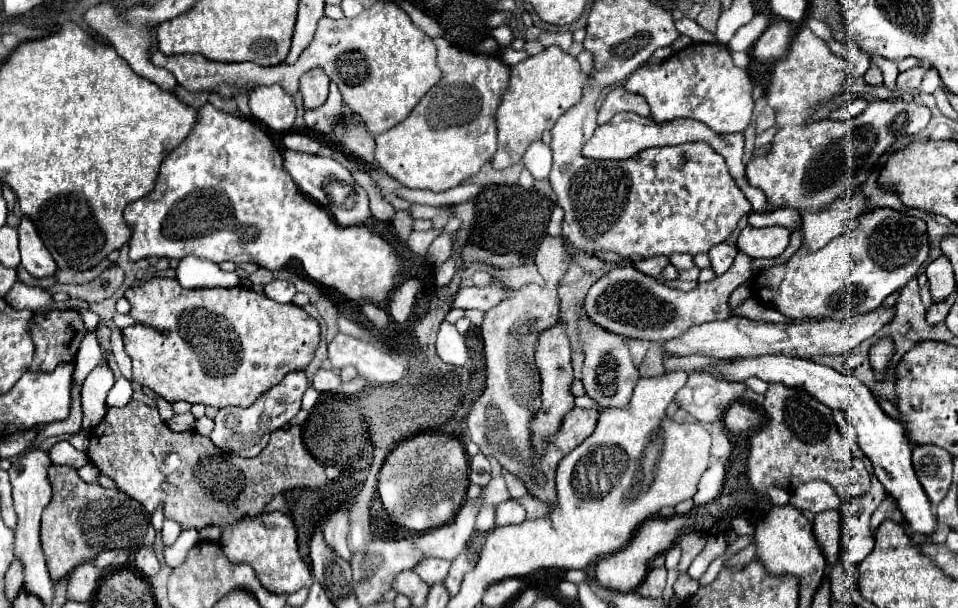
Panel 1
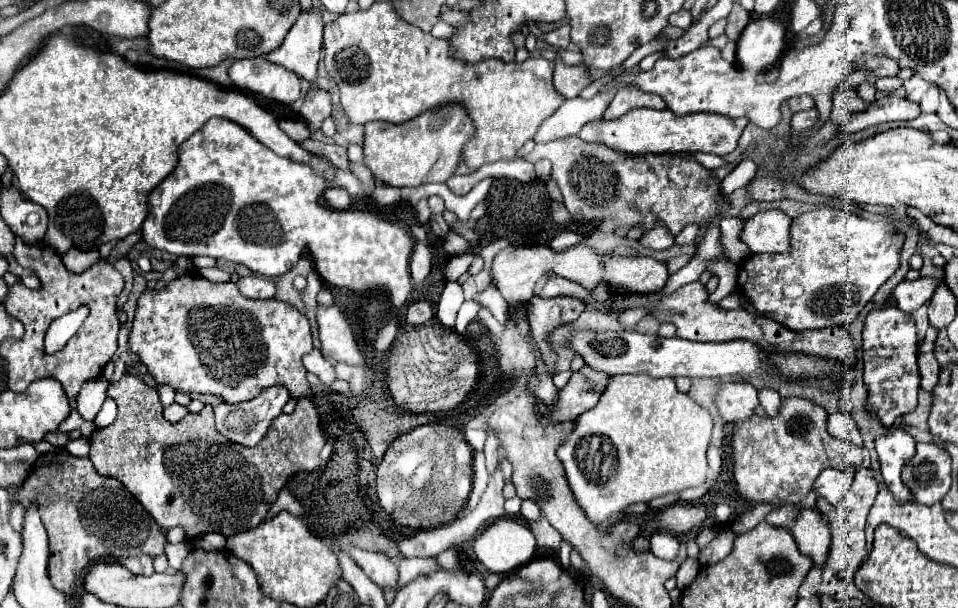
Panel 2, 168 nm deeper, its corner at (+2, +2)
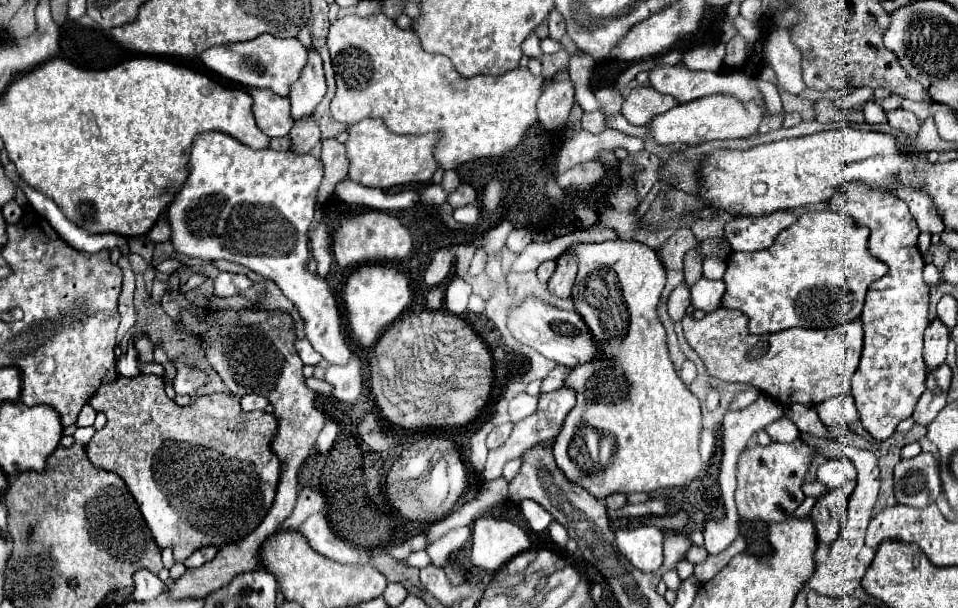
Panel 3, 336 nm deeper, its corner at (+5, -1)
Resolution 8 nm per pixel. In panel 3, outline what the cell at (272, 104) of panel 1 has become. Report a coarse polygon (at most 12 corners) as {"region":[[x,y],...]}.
{"region":[[259,35],[209,47],[201,61],[245,87],[281,97],[307,49],[297,37]]}

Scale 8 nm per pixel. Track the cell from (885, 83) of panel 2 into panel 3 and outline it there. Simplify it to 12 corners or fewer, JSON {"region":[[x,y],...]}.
{"region":[[869,87],[853,89],[835,101],[839,109],[859,107],[873,93]]}

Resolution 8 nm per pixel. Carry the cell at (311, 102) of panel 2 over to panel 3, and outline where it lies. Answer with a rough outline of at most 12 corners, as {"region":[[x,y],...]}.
{"region":[[313,117],[297,121],[289,133],[291,153],[309,153],[319,141]]}

